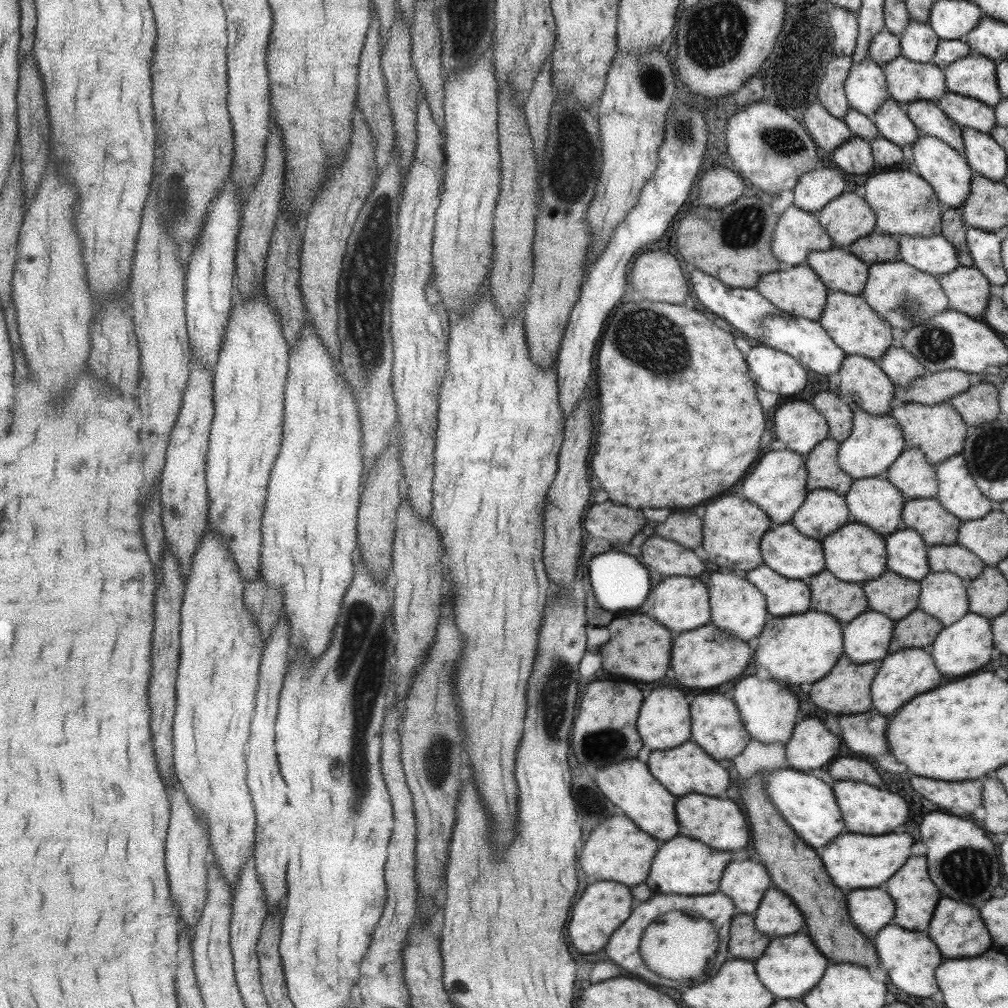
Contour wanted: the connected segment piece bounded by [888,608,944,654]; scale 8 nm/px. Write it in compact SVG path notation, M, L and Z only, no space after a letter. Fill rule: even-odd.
M917 608L894 621L894 629L889 643L888 653L894 653L907 647L929 648L938 632L944 626L930 614Z

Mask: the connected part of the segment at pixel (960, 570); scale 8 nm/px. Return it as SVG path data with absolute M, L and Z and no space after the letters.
M957 543L930 546L926 557L931 571L947 571L956 574L964 582L977 578L985 565L979 557Z

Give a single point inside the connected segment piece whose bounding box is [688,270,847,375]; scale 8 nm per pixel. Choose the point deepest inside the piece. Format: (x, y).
(745, 309)

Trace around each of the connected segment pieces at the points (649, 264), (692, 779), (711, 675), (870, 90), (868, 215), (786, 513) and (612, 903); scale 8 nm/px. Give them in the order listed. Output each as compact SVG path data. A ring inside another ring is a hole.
M661 250L637 255L629 278L635 295L653 302L681 304L689 290L677 260Z
M685 742L673 750L653 750L647 756L647 768L657 782L661 782L671 794L683 796L689 792L699 792L707 796L727 798L725 788L729 784L729 776L725 768L721 768L713 758L709 758L701 747L693 742Z
M709 622L695 630L681 632L673 640L671 648L671 668L675 672L675 678L683 686L697 686L697 688L713 688L719 686L735 676L739 676L751 658L751 648L741 642L739 638L727 634L726 630L718 629L713 623Z
M866 56L861 62L850 66L844 82L844 95L848 105L870 119L884 100L889 99L888 88L881 65Z
M845 191L823 206L816 215L833 245L849 246L875 228L876 214L865 203L861 192Z
M771 450L763 454L755 468L745 476L741 484L741 496L749 502L757 502L757 506L767 514L771 524L789 522L795 511L801 506L807 494L806 466L804 455L792 450Z
M593 882L593 884L589 884L583 890L577 904L573 906L571 918L567 924L571 944L583 954L601 950L605 946L605 942L609 940L611 932L629 916L631 902L633 902L633 898L629 894L629 888L621 886L619 882Z

